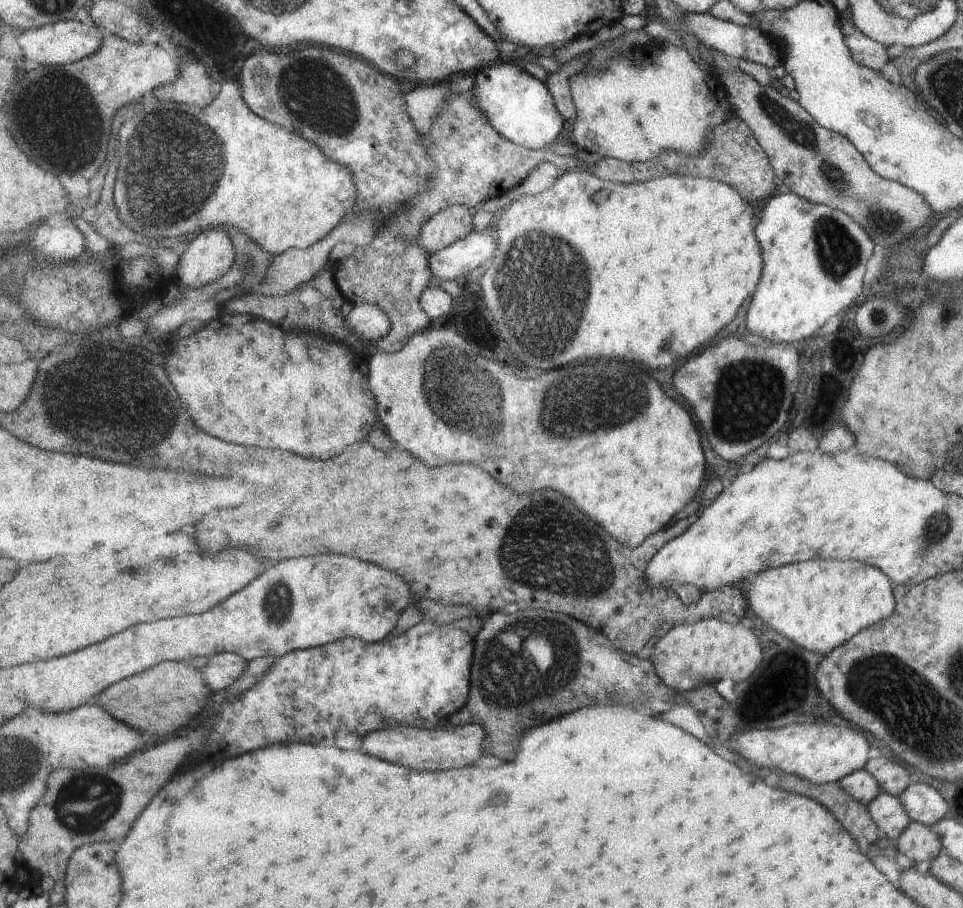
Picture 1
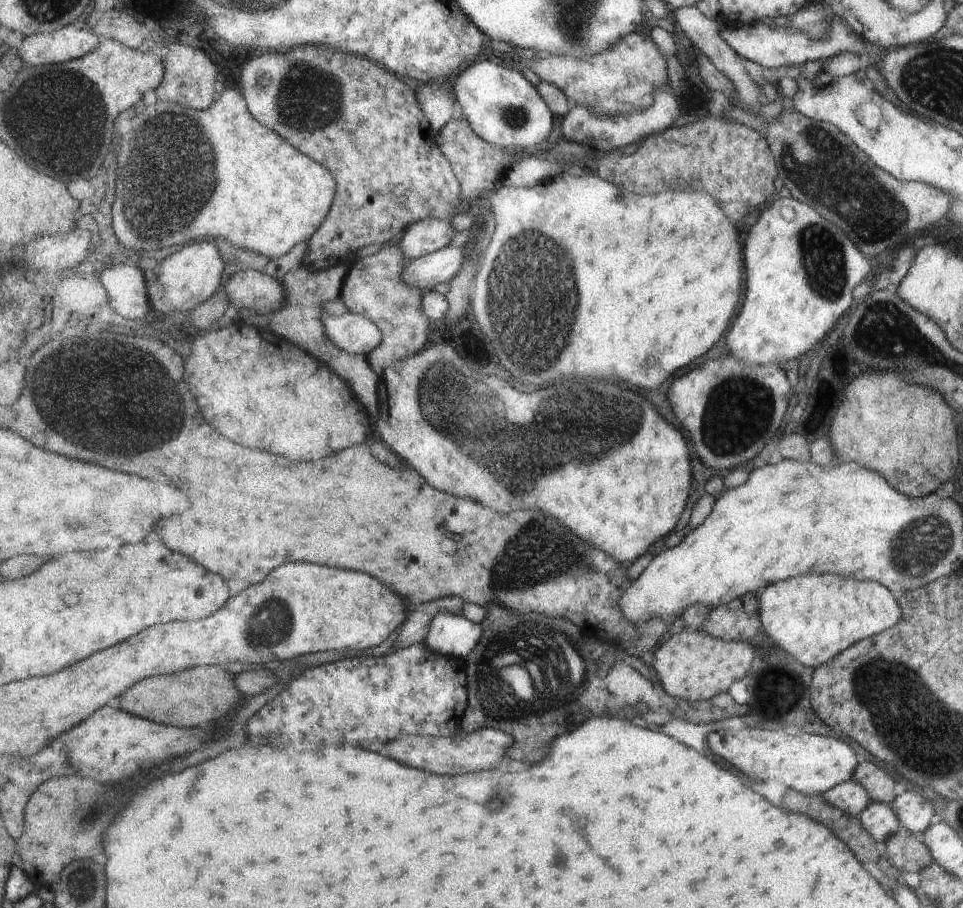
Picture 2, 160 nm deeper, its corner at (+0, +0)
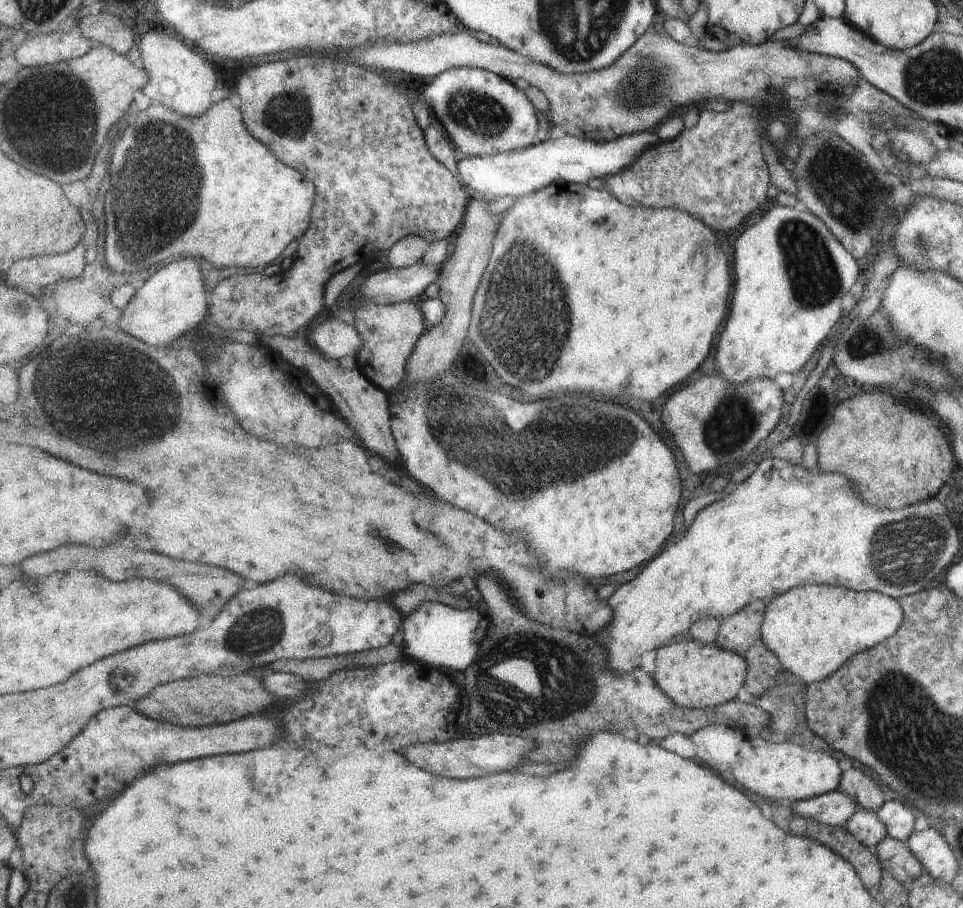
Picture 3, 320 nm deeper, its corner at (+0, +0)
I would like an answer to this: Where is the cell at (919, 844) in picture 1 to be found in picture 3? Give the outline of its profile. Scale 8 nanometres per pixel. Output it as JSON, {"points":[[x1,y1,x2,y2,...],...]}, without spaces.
{"points":[[886,836,872,851,878,858,884,874,891,876,895,884,902,882,905,878,916,879,924,873,921,863,901,841]]}

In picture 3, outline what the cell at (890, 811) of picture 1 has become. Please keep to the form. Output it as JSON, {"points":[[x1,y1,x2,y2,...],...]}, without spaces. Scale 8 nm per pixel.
{"points":[[857,808,843,828,870,850,886,837,884,824,876,817,875,812,861,808]]}

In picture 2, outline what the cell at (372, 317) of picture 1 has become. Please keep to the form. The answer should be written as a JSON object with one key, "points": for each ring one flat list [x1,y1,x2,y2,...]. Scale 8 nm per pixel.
{"points":[[351,312,338,317,323,313,321,322,326,338,349,354,367,356,379,348,384,337,372,320]]}

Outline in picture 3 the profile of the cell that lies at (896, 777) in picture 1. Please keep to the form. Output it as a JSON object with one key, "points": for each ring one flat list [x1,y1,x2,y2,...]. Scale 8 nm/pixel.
{"points":[[855,768,841,771,836,791,853,799,858,808,866,811,875,812,884,803,875,781]]}

